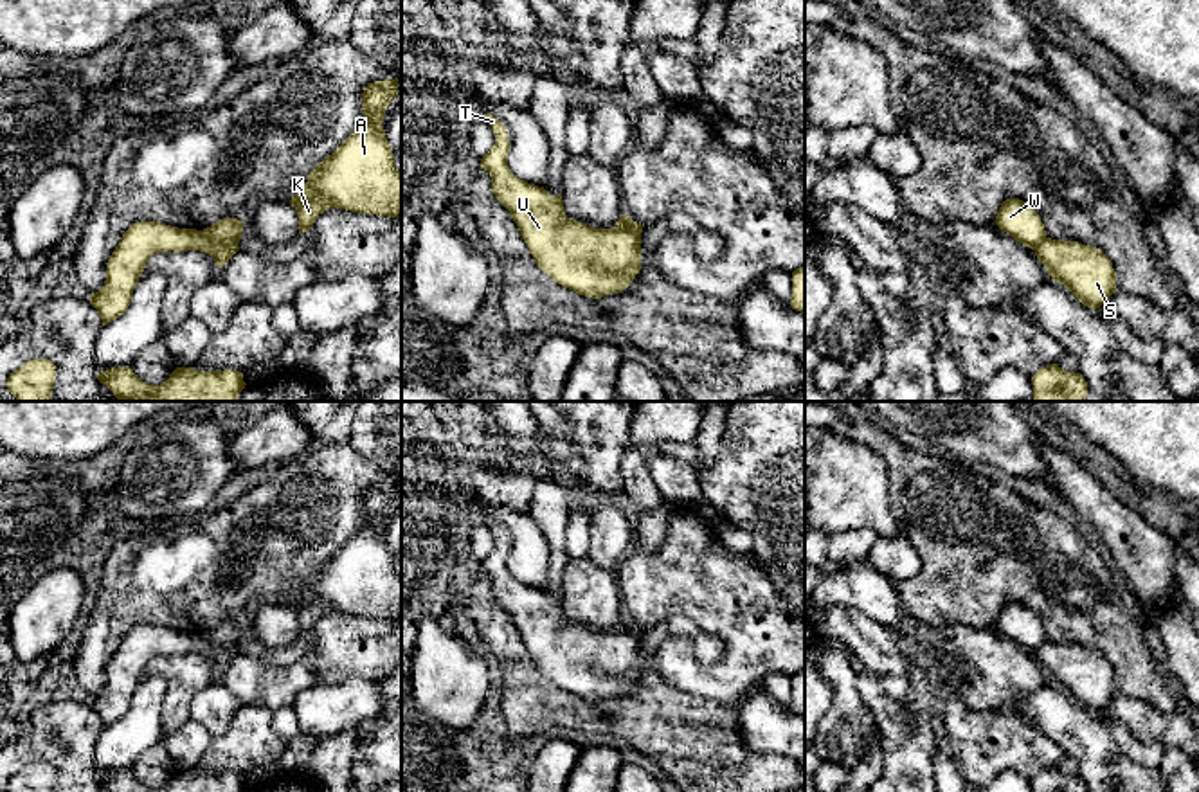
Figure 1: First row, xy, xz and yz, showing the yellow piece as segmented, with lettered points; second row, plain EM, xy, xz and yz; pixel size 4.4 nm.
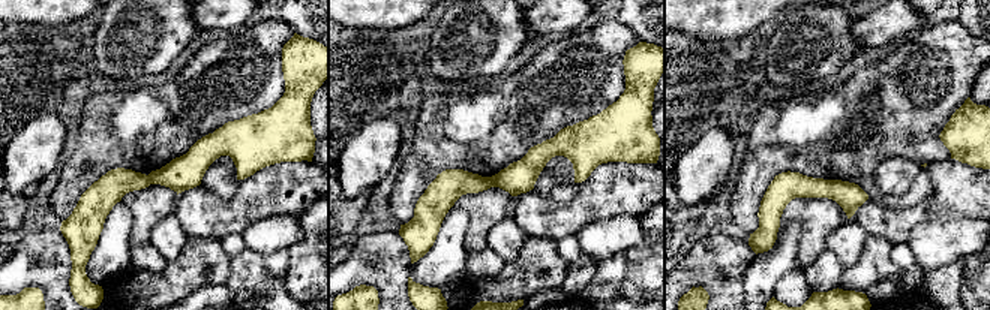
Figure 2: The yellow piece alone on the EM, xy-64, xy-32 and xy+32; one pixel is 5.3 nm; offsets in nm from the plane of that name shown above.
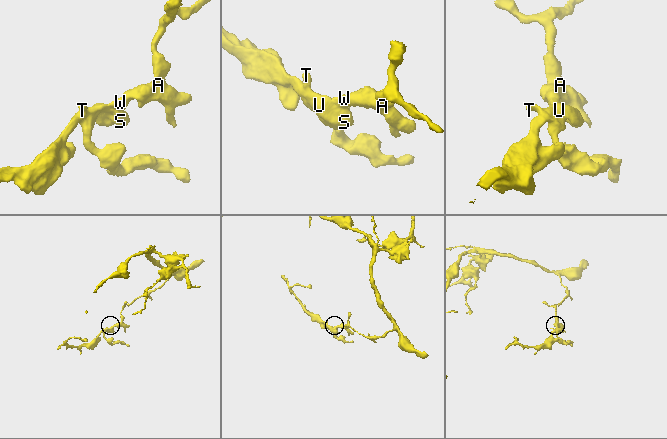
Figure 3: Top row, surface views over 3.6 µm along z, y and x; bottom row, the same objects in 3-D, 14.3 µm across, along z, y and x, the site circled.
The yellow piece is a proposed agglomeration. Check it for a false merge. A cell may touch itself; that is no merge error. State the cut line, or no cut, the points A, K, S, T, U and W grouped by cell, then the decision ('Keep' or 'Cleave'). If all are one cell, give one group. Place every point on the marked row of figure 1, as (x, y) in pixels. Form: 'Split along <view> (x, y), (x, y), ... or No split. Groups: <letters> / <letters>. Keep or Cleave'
Split along xy (202, 231), (213, 240), (236, 245). Groups: A K W / S T U. Cleave

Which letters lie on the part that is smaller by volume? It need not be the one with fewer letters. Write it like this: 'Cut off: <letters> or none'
Cut off: S, T, U

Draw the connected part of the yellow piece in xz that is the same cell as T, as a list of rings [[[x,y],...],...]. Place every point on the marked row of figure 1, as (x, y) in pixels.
[[[490,113],[484,119],[495,133],[495,144],[479,158],[490,173],[495,198],[509,211],[535,263],[558,284],[592,299],[619,293],[641,270],[641,232],[592,229],[565,216],[562,194],[553,196],[544,187],[517,178],[508,167],[509,139],[506,126]]]

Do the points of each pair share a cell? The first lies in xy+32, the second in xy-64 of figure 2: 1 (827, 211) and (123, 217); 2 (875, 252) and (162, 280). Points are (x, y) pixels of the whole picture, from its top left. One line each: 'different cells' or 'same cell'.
1: different cells
2: same cell

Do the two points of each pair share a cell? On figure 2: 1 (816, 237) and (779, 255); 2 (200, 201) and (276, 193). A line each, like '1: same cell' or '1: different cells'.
1: different cells
2: same cell

